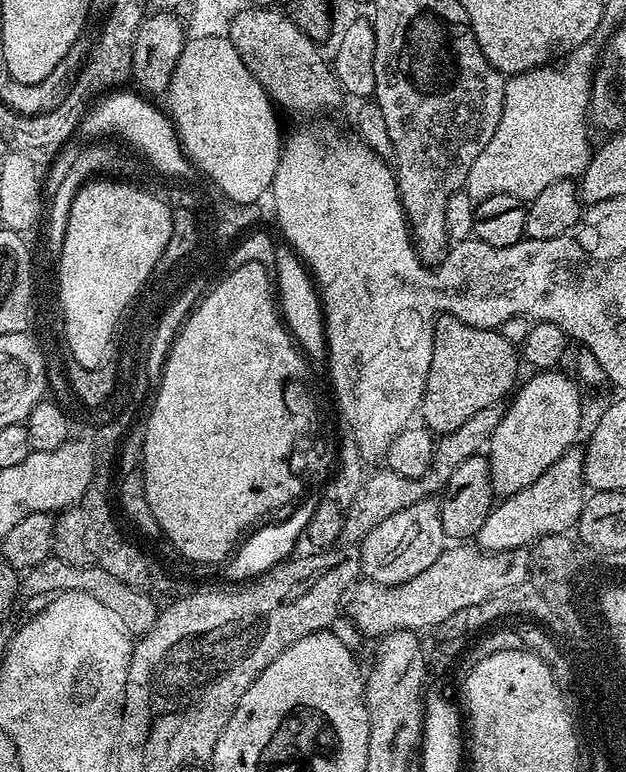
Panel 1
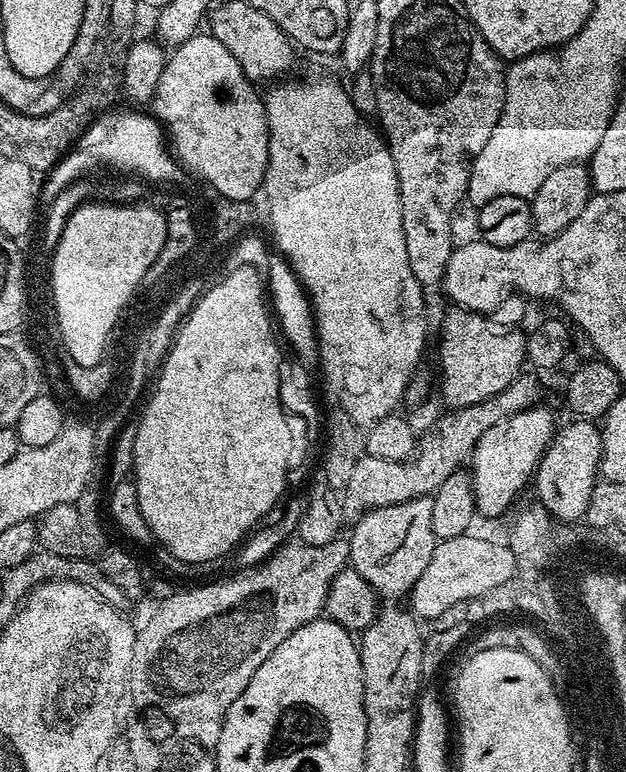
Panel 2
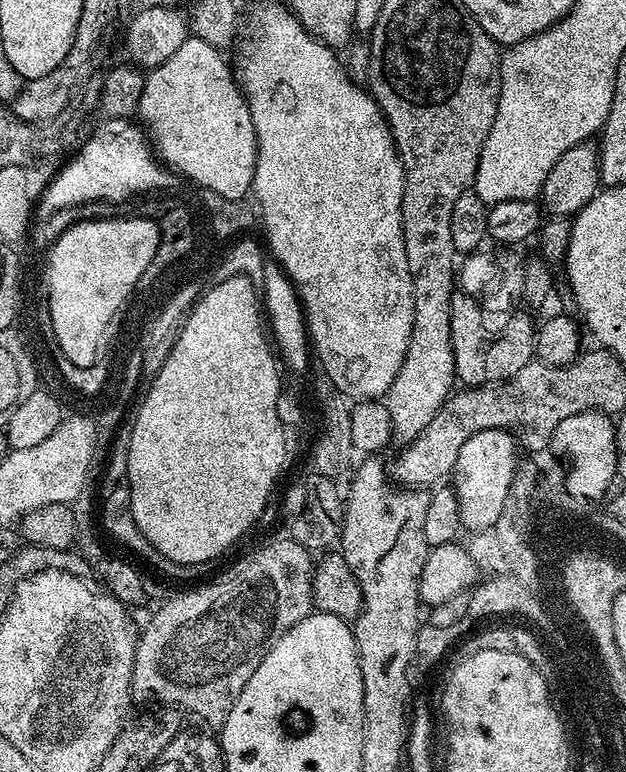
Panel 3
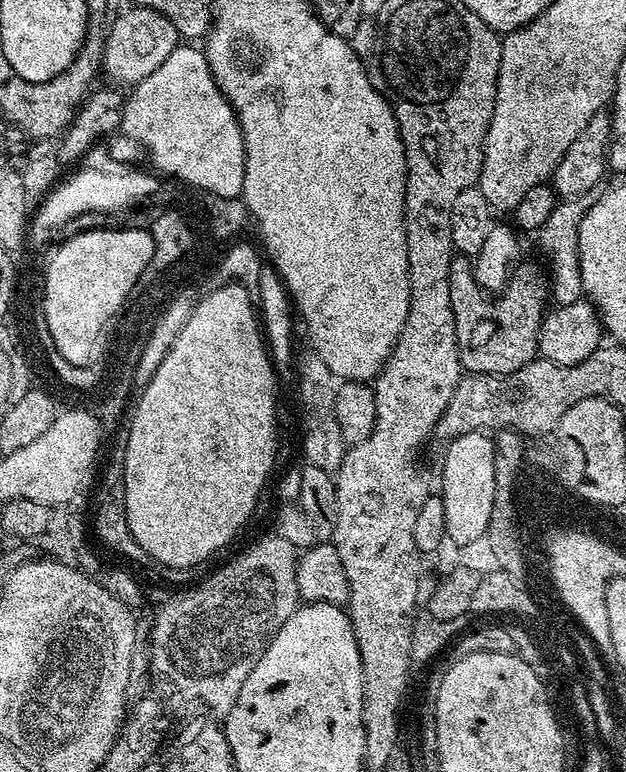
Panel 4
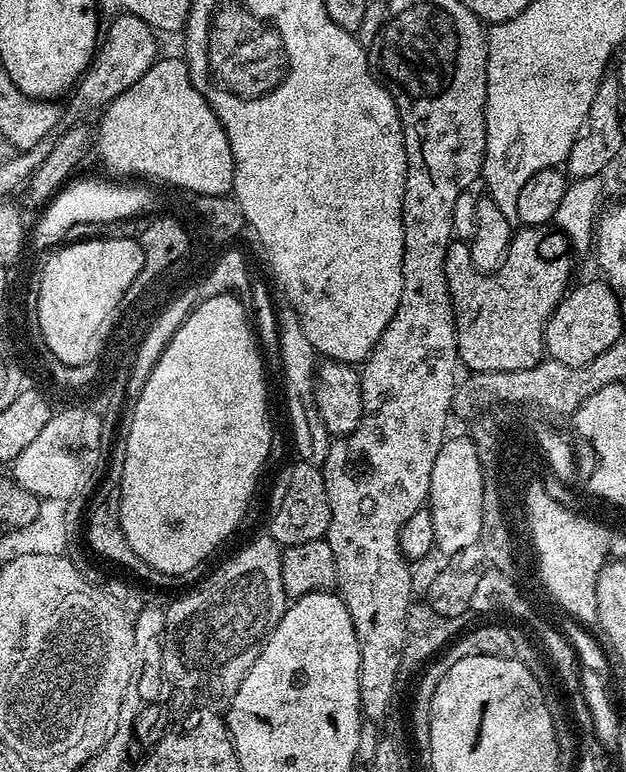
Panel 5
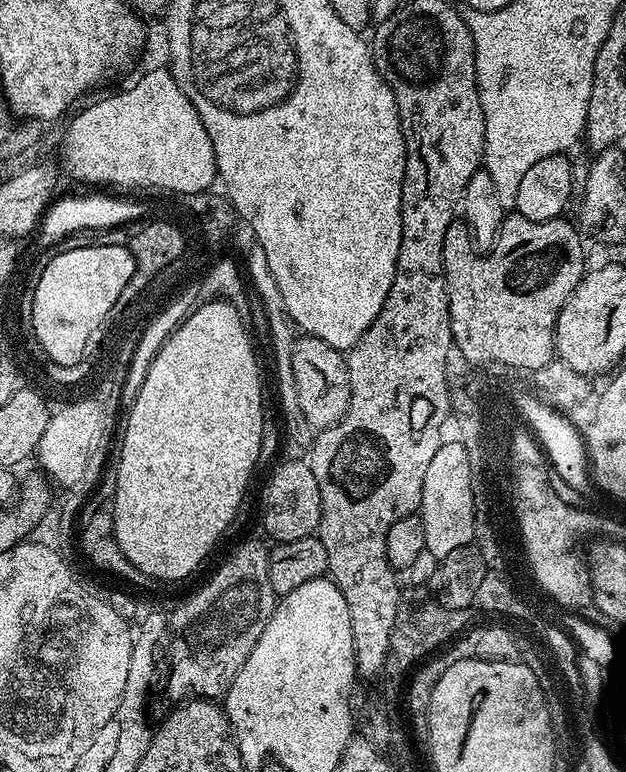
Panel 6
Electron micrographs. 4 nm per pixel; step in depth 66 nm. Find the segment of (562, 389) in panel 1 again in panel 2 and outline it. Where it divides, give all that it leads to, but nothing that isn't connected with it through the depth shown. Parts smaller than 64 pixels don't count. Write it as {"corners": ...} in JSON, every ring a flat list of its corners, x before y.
{"corners":[[533,406,507,420,500,420,498,426,490,426,490,430,478,438,470,457,470,475,476,510,481,517,502,515,511,506,512,499,527,484,529,487,535,477,536,467,558,431,555,414,548,408,540,407]]}

